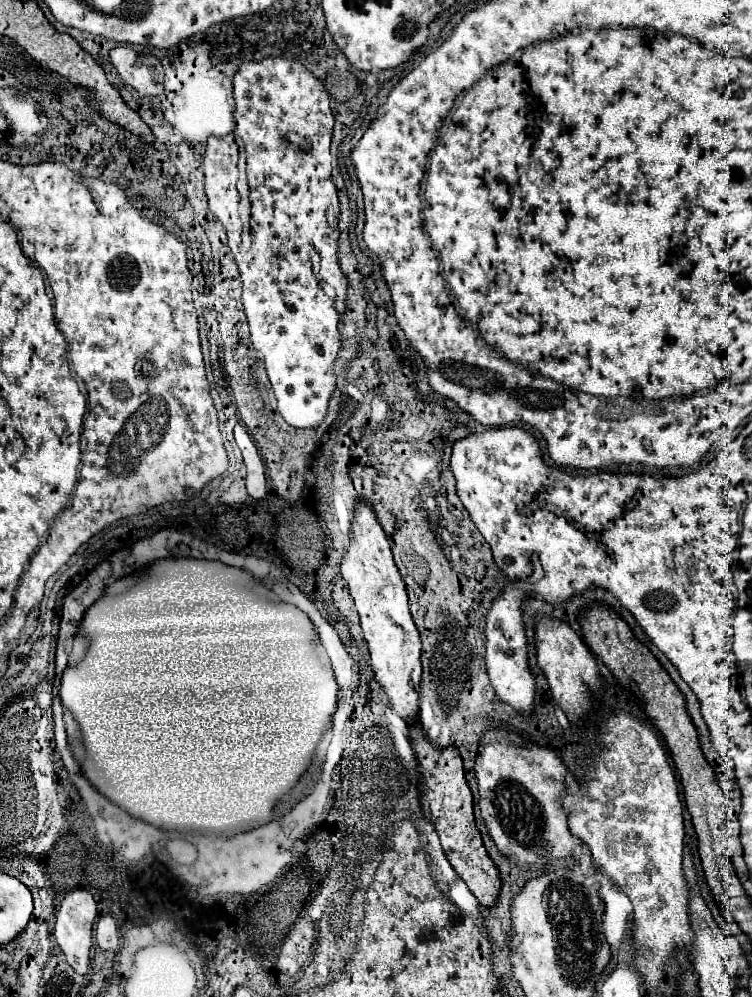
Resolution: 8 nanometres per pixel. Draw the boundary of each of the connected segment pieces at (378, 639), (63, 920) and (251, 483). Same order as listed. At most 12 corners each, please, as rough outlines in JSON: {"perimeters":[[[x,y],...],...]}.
{"perimeters":[[[357,506],[341,574],[375,680],[419,720],[421,640],[371,506]],[[89,890],[65,896],[55,938],[67,964],[87,974],[97,902]],[[245,426],[235,440],[247,466],[247,492],[253,500],[267,494],[265,466]]]}

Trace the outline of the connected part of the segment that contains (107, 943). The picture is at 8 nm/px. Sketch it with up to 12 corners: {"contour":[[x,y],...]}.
{"contour":[[103,916],[95,926],[99,948],[115,952],[119,946],[113,916]]}

